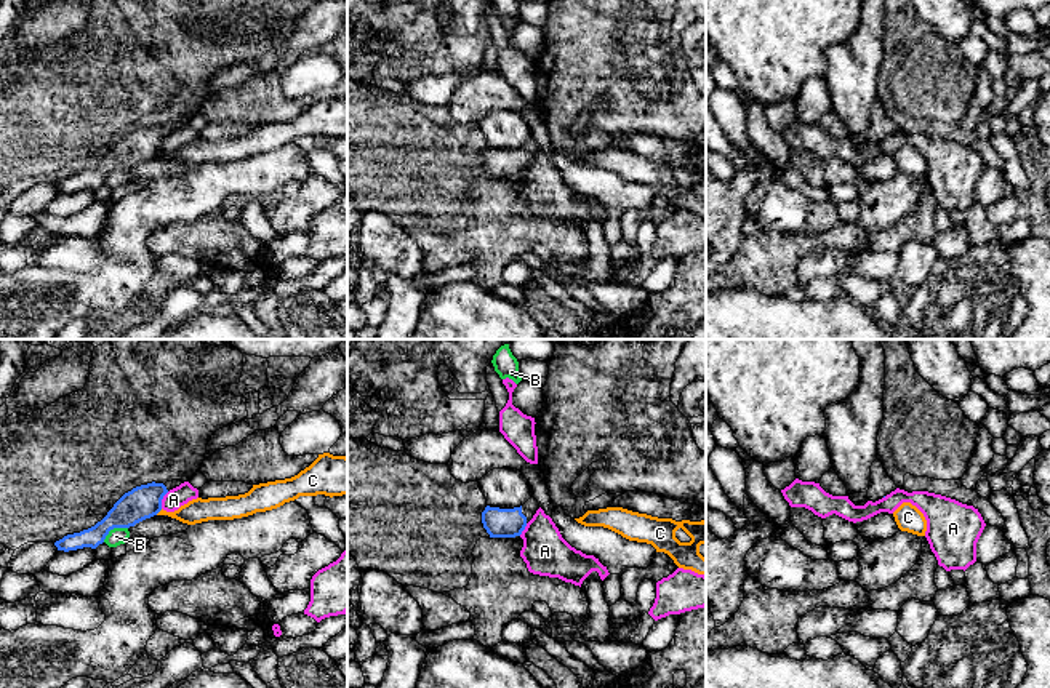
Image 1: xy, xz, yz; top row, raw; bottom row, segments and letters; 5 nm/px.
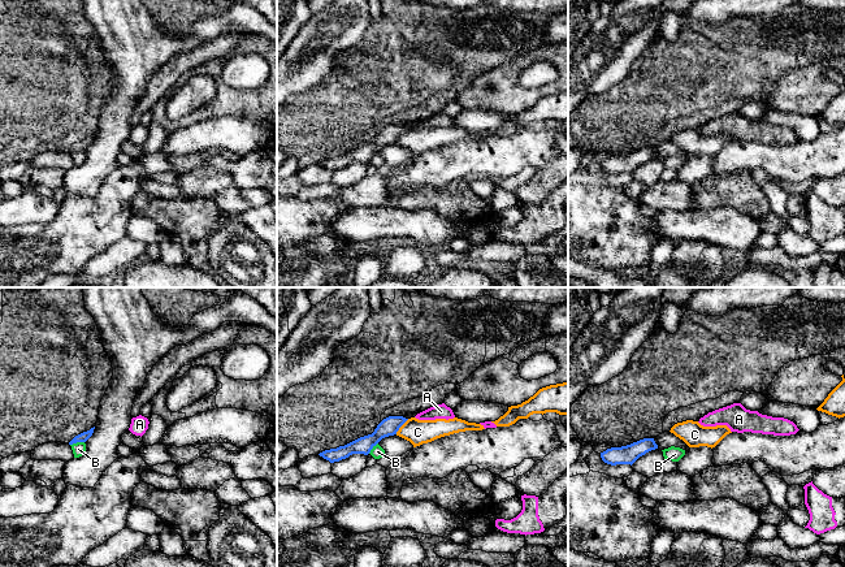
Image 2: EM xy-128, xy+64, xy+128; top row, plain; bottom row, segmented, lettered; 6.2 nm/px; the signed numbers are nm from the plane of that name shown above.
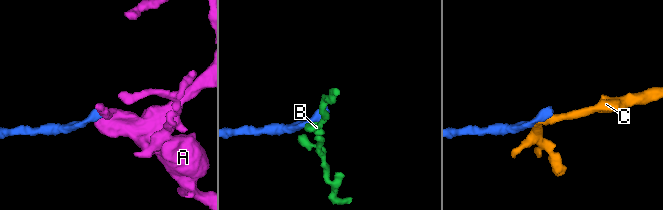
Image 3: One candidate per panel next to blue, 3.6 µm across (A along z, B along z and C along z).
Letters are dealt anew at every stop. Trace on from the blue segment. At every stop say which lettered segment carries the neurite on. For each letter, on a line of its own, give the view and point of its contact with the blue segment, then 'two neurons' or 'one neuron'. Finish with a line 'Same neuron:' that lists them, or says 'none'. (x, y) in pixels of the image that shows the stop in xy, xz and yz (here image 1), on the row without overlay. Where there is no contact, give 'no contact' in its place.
A: xy (162, 140) | two neurons
B: xy (112, 170) | two neurons
C: xy (159, 152) | two neurons
Same neuron: none

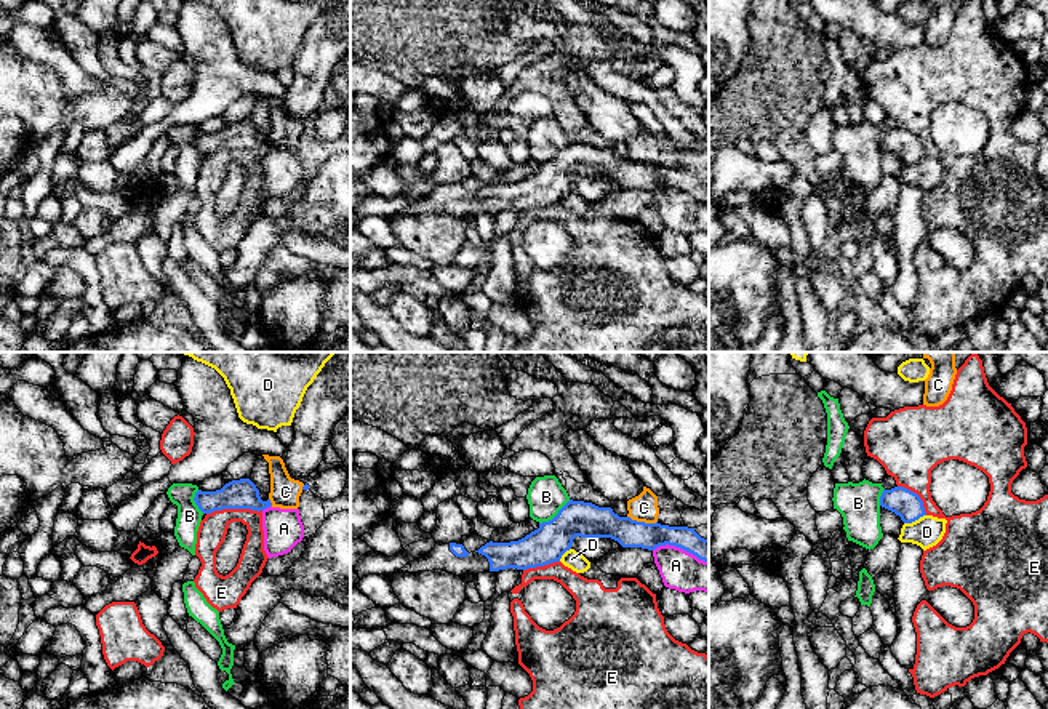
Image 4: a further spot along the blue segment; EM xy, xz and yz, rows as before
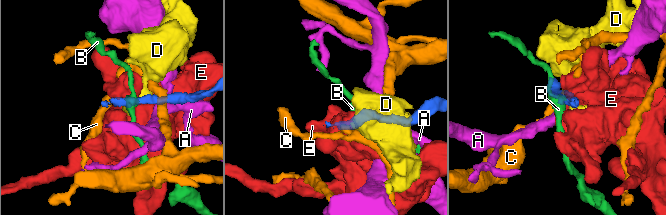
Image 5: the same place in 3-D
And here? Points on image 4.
A: xz (680, 189) | two neurons
B: xz (556, 157) | two neurons
C: xz (642, 164) | two neurons
D: yz (914, 162) | two neurons
E: xy (234, 149) | two neurons
Same neuron: none

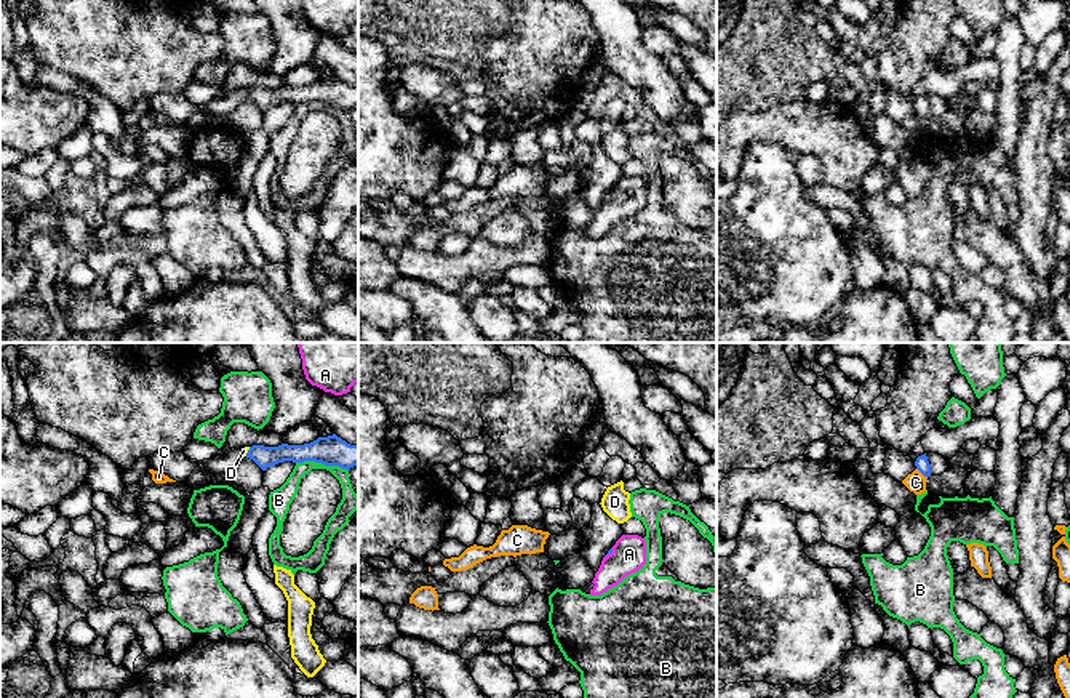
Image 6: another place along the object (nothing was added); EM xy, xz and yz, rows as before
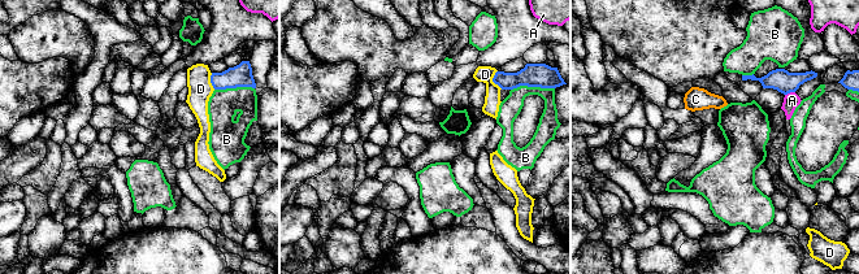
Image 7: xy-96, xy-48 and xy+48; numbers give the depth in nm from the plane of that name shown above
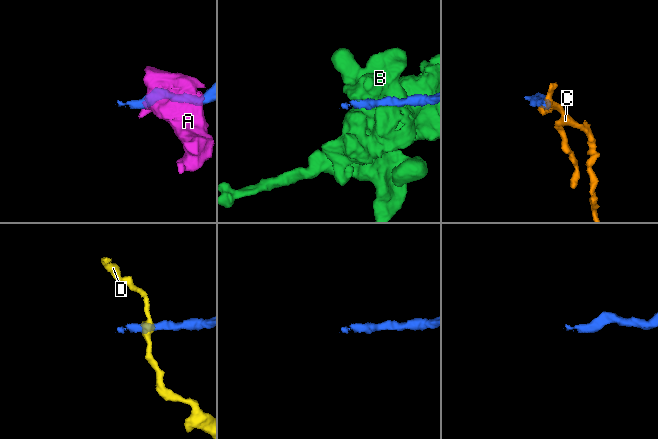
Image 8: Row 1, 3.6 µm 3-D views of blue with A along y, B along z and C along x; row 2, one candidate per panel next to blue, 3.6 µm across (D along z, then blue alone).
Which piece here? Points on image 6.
A: xz (610, 194) | two neurons
B: xy (322, 104) | two neurons
C: yz (922, 114) | two neurons
D: xy (248, 93) | two neurons
Same neuron: none

